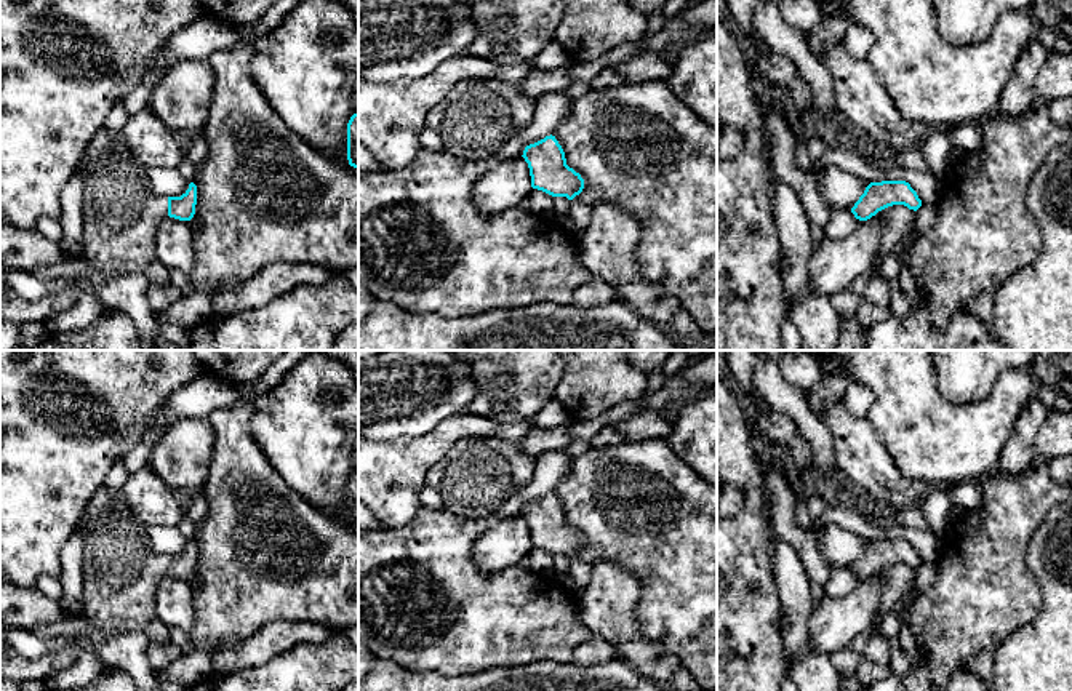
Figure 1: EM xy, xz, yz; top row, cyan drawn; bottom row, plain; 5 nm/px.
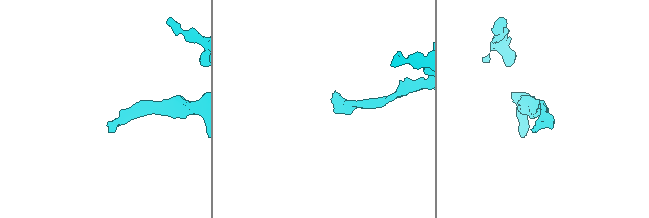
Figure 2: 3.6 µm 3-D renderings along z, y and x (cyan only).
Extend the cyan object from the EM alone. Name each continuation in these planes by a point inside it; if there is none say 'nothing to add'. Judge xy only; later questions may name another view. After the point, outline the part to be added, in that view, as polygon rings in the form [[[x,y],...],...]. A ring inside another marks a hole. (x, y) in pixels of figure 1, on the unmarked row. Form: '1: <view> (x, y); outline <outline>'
1: xy (120, 571); outline [[[102,485],[83,509],[77,533],[83,544],[83,616],[91,629],[102,637],[139,632],[150,643],[168,643],[168,629],[155,613],[168,555],[152,550],[122,488]]]

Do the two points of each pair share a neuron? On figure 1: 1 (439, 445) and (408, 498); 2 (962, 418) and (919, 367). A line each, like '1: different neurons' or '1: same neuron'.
1: same neuron
2: same neuron

